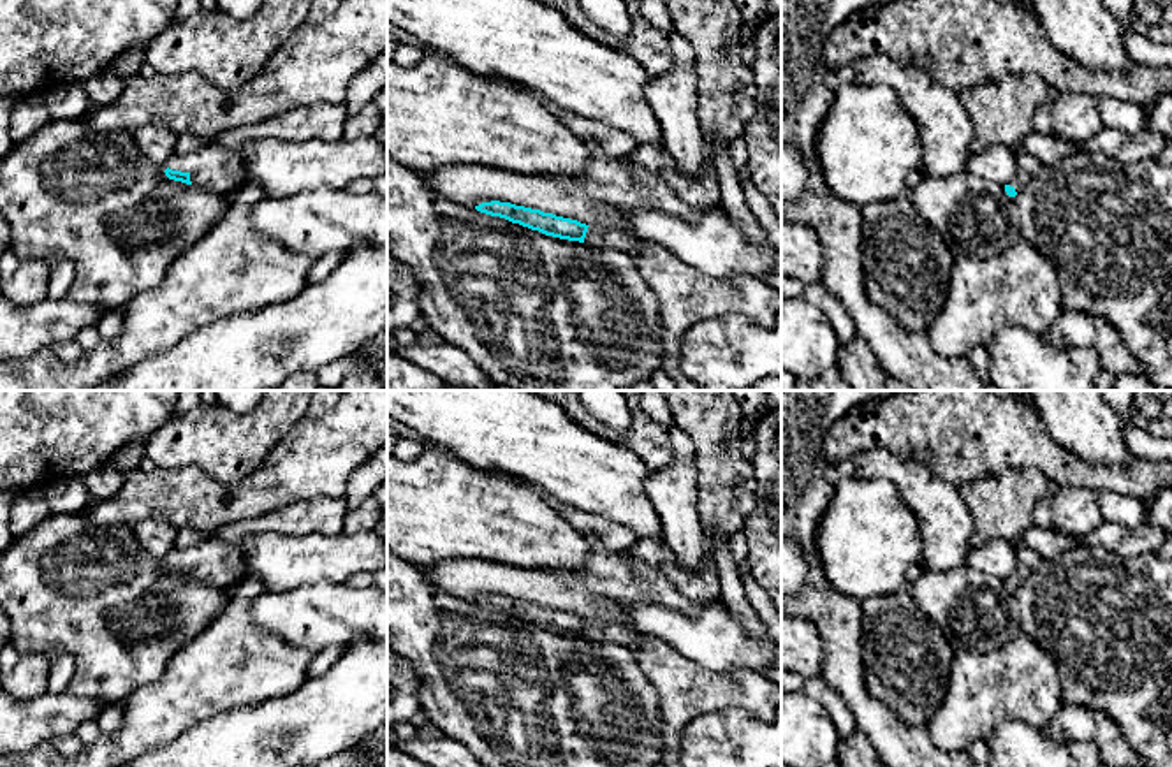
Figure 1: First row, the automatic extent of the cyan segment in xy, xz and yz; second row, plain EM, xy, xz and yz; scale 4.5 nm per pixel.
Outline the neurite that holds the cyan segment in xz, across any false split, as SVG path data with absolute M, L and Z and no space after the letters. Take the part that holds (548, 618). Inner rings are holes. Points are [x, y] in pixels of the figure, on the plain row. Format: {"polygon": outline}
{"polygon": "M491 595L475 600L475 603L491 610L505 612L512 617L519 617L531 625L538 625L546 630L588 637L597 642L621 644L632 653L637 653L642 642L642 635L625 625L600 623L581 617L577 614L556 610L540 603L516 600L510 596Z"}

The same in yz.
{"polygon": "M1021 540L1015 542L1015 552L1017 552L1017 565L1014 573L1005 579L1005 586L1010 591L1015 591L1038 566L1040 554L1029 549Z"}

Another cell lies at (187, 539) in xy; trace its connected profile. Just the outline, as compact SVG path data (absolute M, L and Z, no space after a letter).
M183 528L178 531L174 549L178 551L194 549L209 537L213 535L204 530Z

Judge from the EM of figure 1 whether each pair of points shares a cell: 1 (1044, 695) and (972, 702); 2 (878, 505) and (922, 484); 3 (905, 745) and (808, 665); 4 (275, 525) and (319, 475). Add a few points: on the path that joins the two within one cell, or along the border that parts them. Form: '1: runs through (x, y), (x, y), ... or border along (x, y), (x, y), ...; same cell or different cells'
1: runs through (1026, 697), (989, 697); same cell
2: border along (859, 479), (886, 479), (912, 512), (921, 530); different cells
3: border along (819, 630), (822, 644), (820, 672); different cells
4: border along (336, 496), (296, 500), (257, 518); different cells

